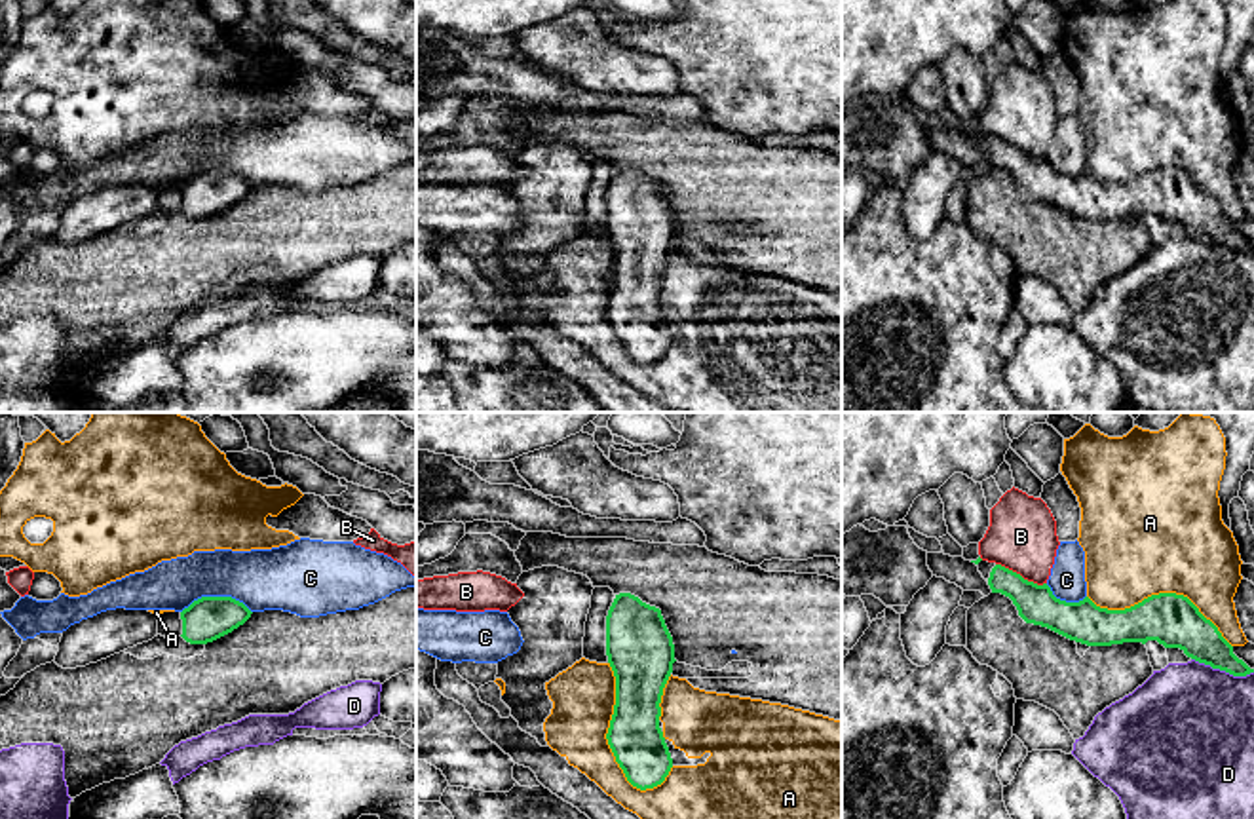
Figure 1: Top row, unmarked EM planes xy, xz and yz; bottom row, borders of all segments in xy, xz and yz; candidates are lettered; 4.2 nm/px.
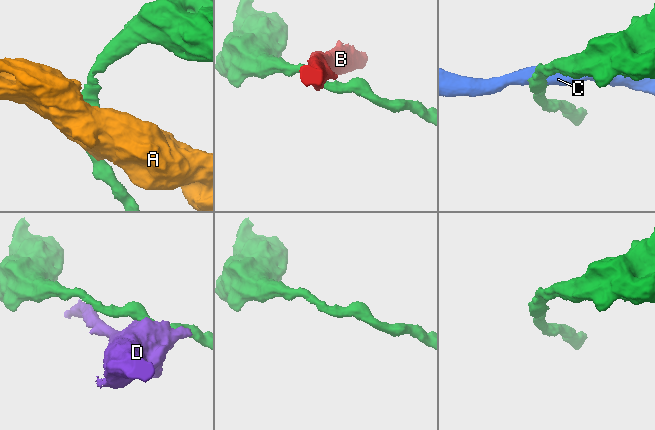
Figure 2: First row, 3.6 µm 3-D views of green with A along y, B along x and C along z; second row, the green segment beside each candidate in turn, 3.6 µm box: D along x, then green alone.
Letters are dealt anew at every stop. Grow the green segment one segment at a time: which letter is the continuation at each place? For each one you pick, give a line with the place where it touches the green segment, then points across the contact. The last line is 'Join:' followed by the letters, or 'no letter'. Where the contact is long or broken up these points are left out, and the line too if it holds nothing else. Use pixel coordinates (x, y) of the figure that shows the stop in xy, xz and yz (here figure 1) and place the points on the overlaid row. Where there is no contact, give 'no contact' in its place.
Join: no letter

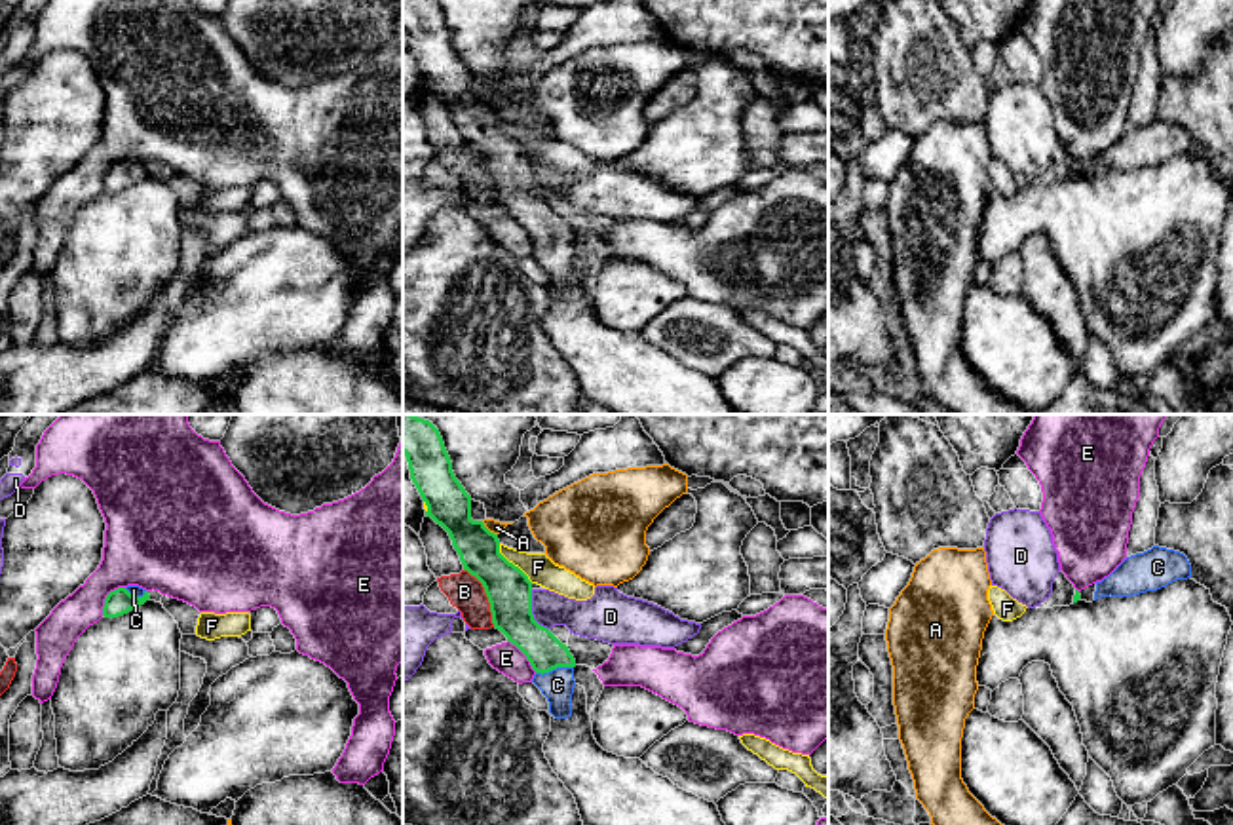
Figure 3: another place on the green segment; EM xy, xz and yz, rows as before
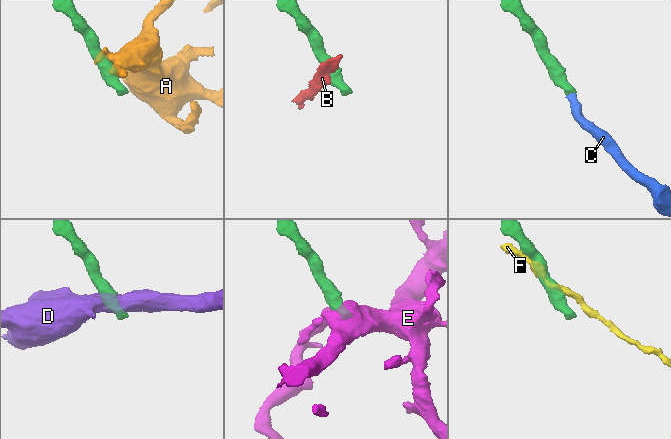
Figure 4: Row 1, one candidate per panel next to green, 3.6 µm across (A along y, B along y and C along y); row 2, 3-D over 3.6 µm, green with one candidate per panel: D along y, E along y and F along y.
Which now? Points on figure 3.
C: meets green in xz at (553, 668); runs through xz (544, 651), (553, 668), (557, 685)
Join: C

